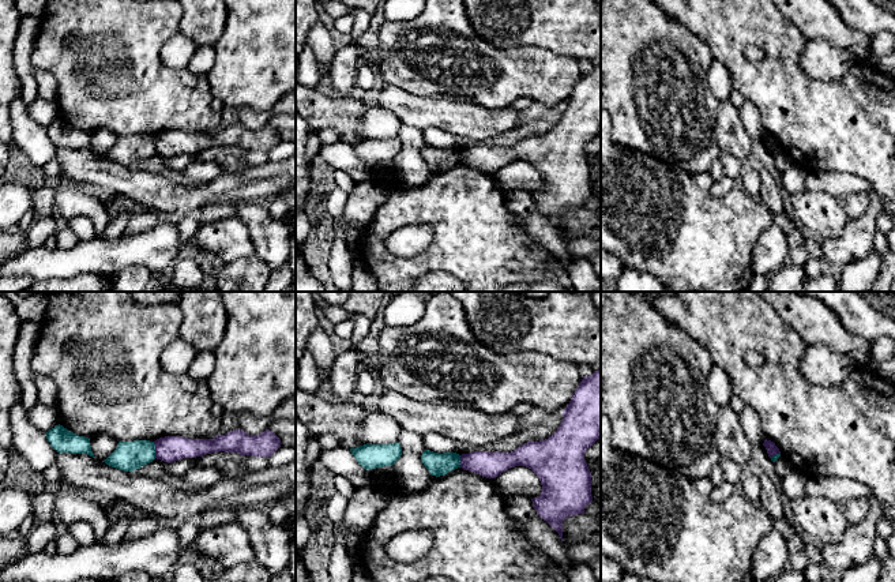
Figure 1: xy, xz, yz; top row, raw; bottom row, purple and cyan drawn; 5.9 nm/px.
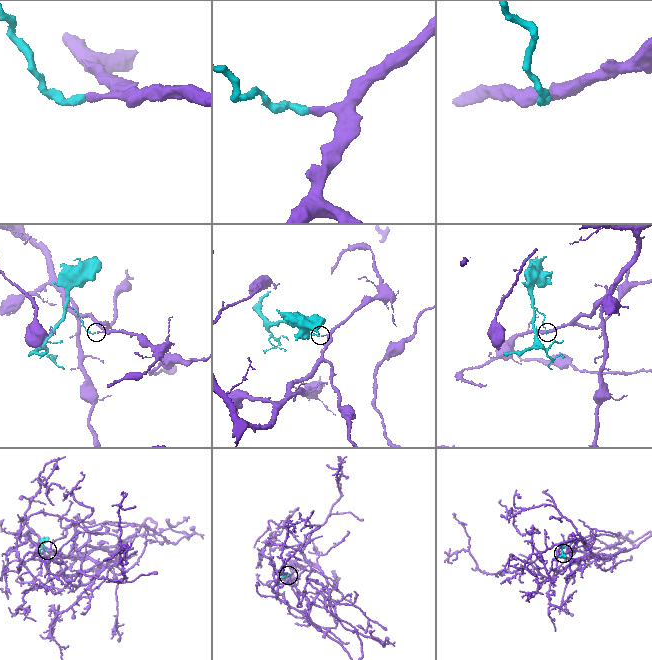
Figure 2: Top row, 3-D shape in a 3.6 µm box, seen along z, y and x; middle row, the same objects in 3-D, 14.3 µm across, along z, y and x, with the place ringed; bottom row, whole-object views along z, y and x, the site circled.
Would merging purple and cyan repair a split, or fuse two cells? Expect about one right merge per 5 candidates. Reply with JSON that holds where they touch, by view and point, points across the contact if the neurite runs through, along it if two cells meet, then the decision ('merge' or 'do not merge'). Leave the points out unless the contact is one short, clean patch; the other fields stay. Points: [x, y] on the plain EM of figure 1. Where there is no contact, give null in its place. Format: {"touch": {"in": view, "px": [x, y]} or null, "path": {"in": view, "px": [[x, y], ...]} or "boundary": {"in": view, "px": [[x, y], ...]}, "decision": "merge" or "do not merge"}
{"touch": {"in": "xy", "px": [155, 145]}, "boundary": {"in": "xy", "px": [[153, 136], [155, 151]]}, "decision": "do not merge"}

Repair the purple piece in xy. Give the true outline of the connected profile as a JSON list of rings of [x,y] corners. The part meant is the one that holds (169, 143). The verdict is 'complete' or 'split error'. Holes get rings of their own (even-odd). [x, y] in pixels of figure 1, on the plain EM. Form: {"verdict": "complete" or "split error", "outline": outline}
{"verdict": "complete", "outline": [[[234,124],[214,134],[188,134],[165,131],[154,136],[155,153],[172,158],[183,153],[196,153],[211,147],[237,147],[251,151],[271,151],[279,142],[281,134],[270,124],[259,129],[248,129]]]}

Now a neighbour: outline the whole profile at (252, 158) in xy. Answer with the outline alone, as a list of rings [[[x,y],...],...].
[[[241,150],[240,158],[248,165],[248,166],[262,166],[267,164],[268,154],[264,151],[251,151],[251,150]]]

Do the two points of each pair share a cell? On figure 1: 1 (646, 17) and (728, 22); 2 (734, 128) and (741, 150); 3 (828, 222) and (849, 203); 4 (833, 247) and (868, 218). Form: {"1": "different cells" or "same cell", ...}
{"1": "different cells", "2": "same cell", "3": "different cells", "4": "same cell"}

